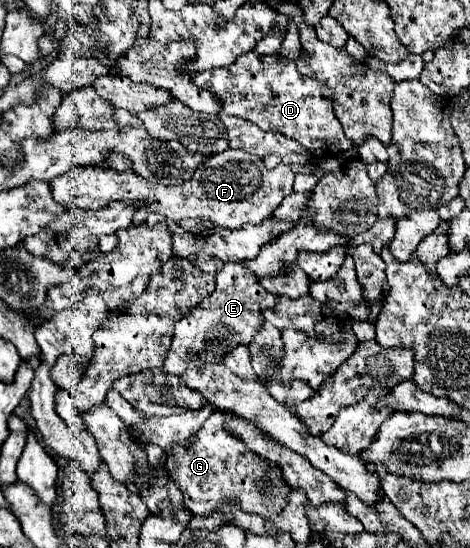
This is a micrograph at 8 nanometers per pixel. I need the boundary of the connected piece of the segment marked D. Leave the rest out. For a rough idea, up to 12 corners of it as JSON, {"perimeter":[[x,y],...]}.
{"perimeter":[[283,55],[193,79],[227,115],[321,157],[353,147],[329,89]]}

